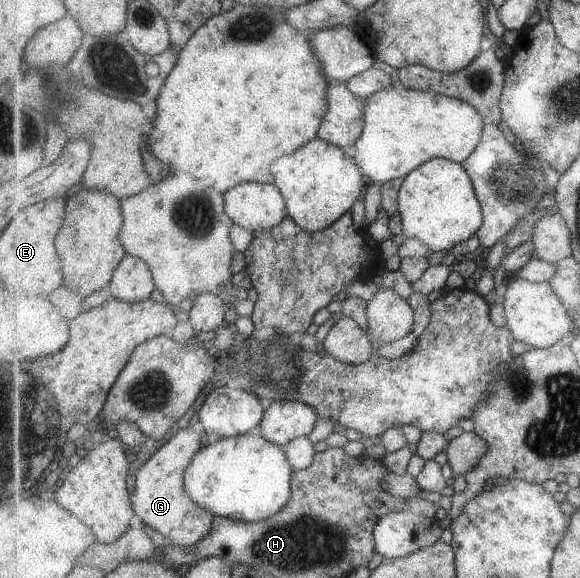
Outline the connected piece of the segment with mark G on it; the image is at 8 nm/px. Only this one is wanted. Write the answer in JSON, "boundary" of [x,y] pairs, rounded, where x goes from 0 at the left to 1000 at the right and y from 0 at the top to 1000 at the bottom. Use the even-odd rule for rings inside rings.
{"boundary":[[[319,739],[276,777],[272,777],[245,806],[238,808],[228,872],[234,900],[279,924],[293,941],[331,946],[350,933],[369,910],[371,894],[357,879],[345,875],[319,843],[319,817],[338,784],[348,777],[348,758],[334,740]]]}

